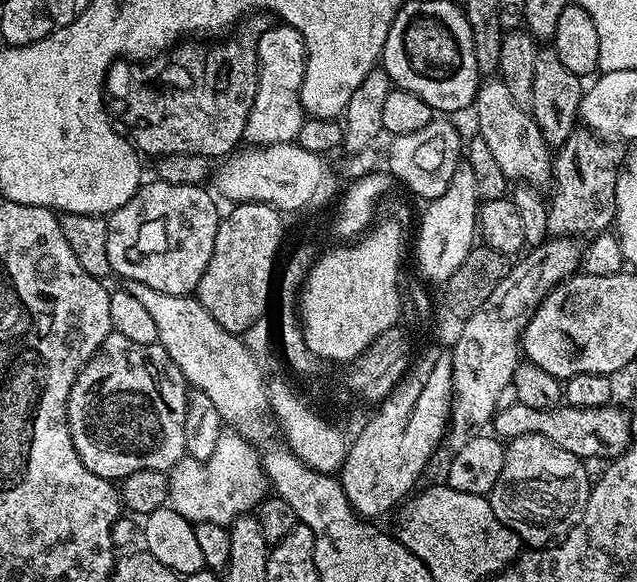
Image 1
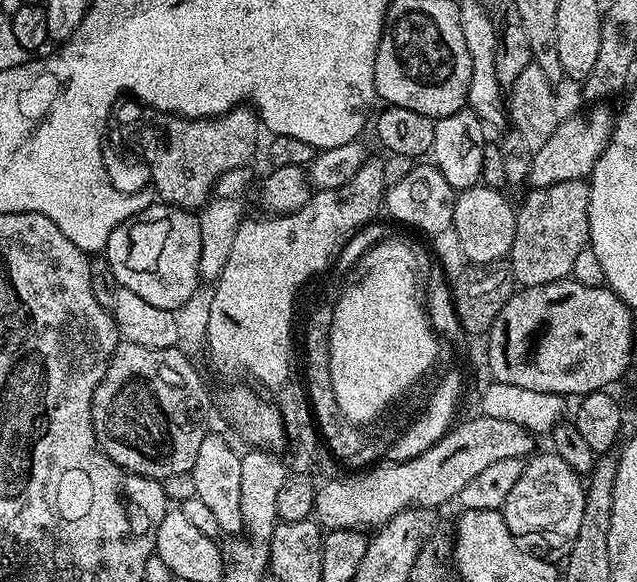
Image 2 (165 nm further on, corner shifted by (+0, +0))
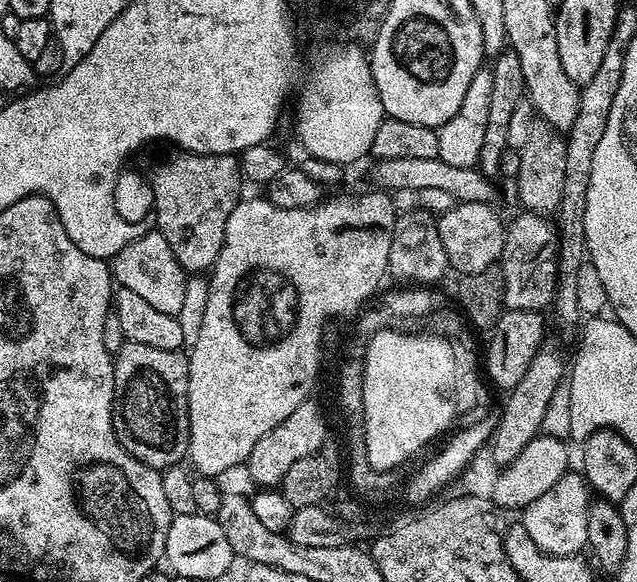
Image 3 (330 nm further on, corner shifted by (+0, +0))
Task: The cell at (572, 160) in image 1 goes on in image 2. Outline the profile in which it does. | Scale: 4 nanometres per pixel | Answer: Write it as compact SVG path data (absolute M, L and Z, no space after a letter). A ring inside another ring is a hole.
M566 180L549 188L532 188L516 208L510 267L517 285L533 288L571 277L572 267L588 242L588 184Z

